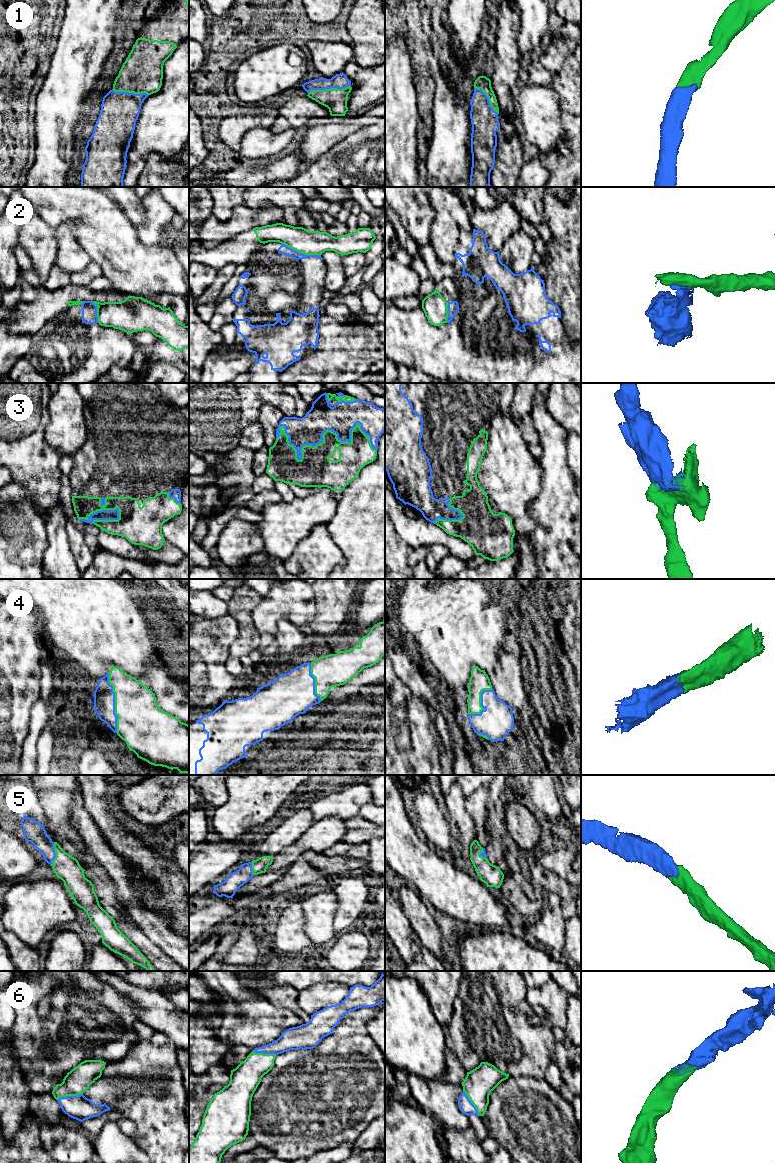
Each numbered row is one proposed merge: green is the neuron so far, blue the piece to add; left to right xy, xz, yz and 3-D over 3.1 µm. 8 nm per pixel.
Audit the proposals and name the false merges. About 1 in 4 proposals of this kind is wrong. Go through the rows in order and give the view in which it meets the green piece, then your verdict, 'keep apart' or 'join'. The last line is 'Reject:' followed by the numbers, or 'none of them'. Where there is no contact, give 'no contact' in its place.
1: xz | join
2: xz | keep apart
3: xz | join
4: xy | join
5: xy | join
6: xy | join
Reject: 2

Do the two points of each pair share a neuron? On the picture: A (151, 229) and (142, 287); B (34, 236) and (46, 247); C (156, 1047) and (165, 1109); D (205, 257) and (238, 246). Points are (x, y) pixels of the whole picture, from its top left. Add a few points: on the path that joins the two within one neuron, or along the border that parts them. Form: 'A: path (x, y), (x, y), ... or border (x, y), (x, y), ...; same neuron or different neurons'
A: border (136, 226), (138, 238), (143, 243), (158, 245); different neurons
B: path (37, 238), (43, 244); same neuron
C: path (159, 1062), (173, 1077), (173, 1094); same neuron
D: path (213, 257), (218, 257), (230, 251); same neuron

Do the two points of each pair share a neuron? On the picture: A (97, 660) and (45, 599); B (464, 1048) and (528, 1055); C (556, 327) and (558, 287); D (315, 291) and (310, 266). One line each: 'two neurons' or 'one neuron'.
A: one neuron
B: one neuron
C: two neurons
D: one neuron

